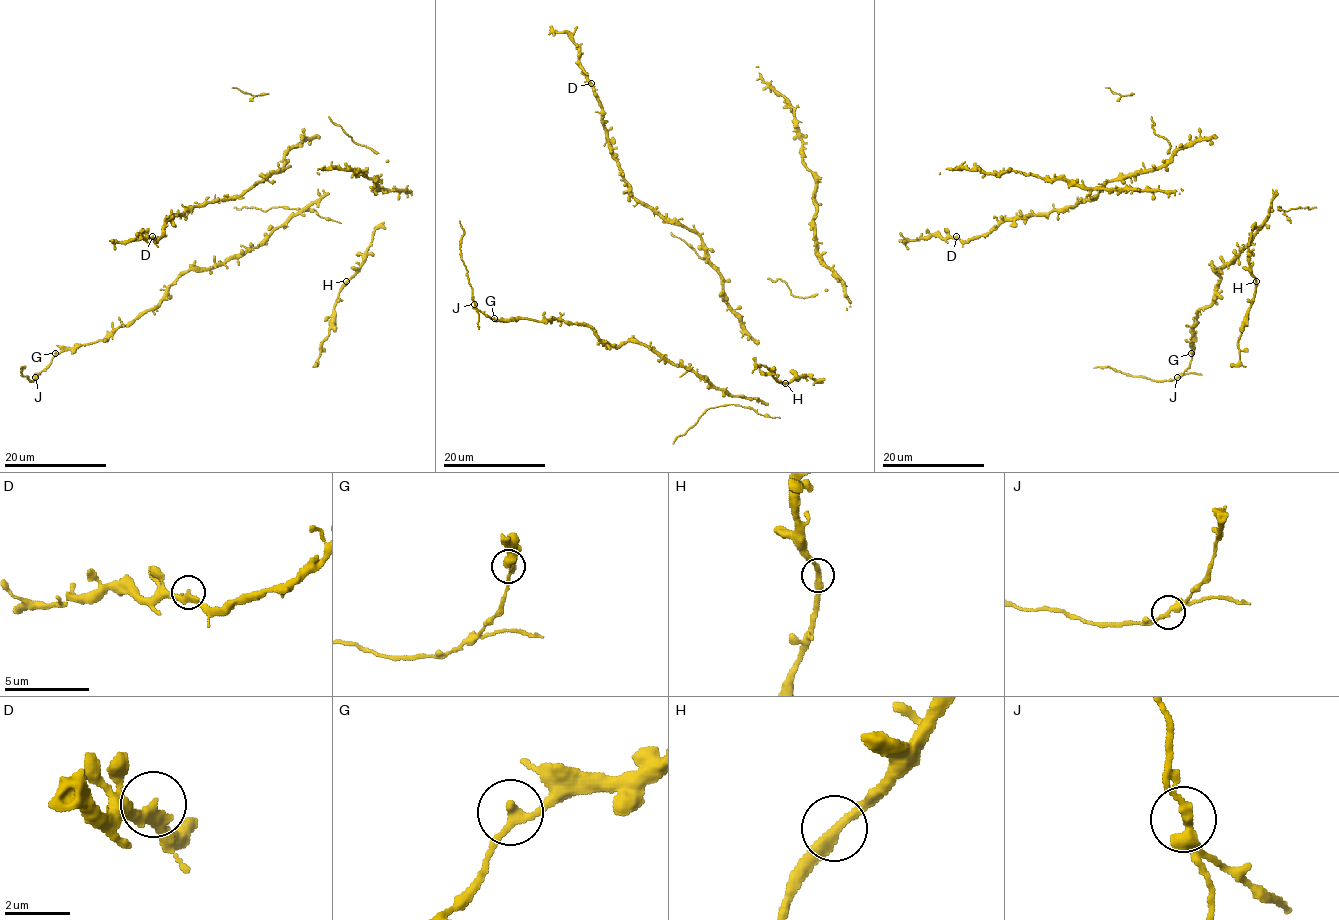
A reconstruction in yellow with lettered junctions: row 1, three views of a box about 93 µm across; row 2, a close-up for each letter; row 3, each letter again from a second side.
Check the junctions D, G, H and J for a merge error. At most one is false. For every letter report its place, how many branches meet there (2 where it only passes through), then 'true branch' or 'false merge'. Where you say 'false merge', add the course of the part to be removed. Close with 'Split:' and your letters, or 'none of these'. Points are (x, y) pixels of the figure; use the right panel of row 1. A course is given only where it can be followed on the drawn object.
D: at (956, 236); 2 branches meet; true branch
G: at (1191, 353); 2 branches meet; true branch
H: at (1256, 281); 2 branches meet; true branch
J: at (1177, 377); 2 branches meet; false merge; foreign part runs (1177, 377), (1152, 380), (1107, 367), (1094, 367)
Split: J

